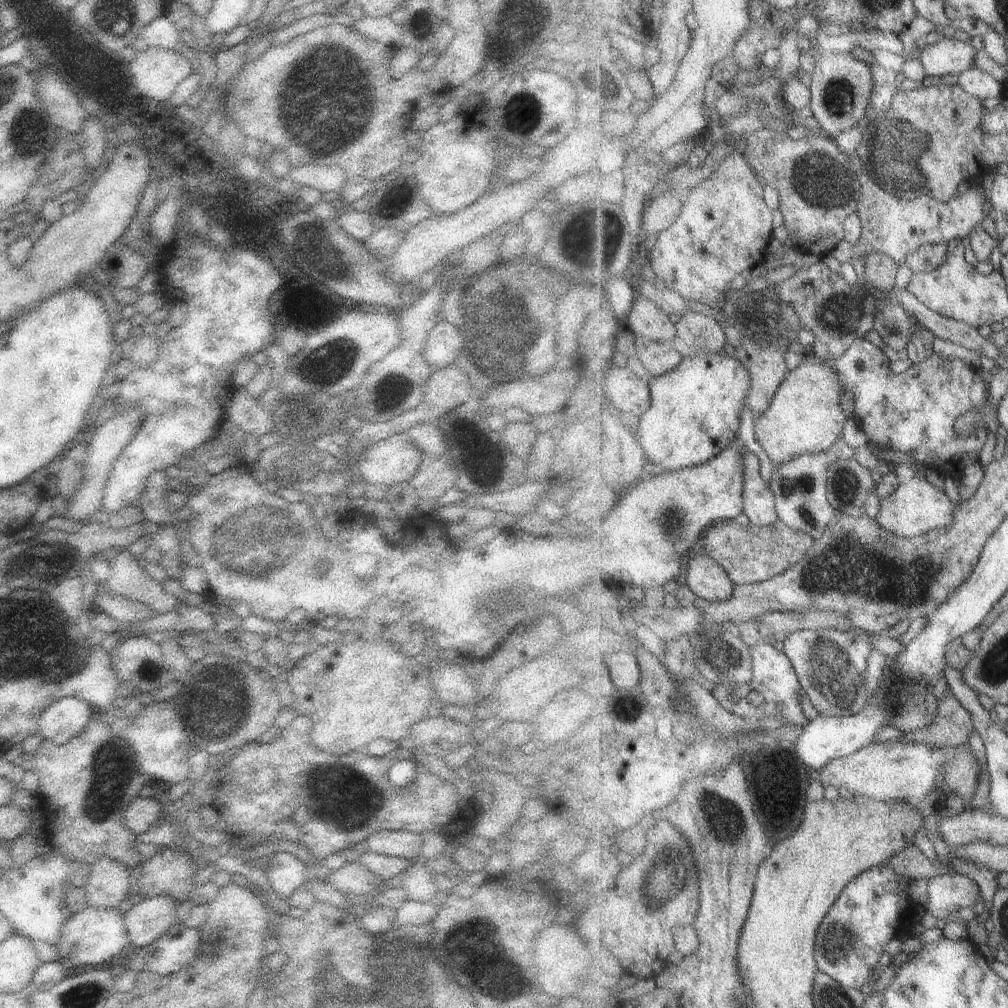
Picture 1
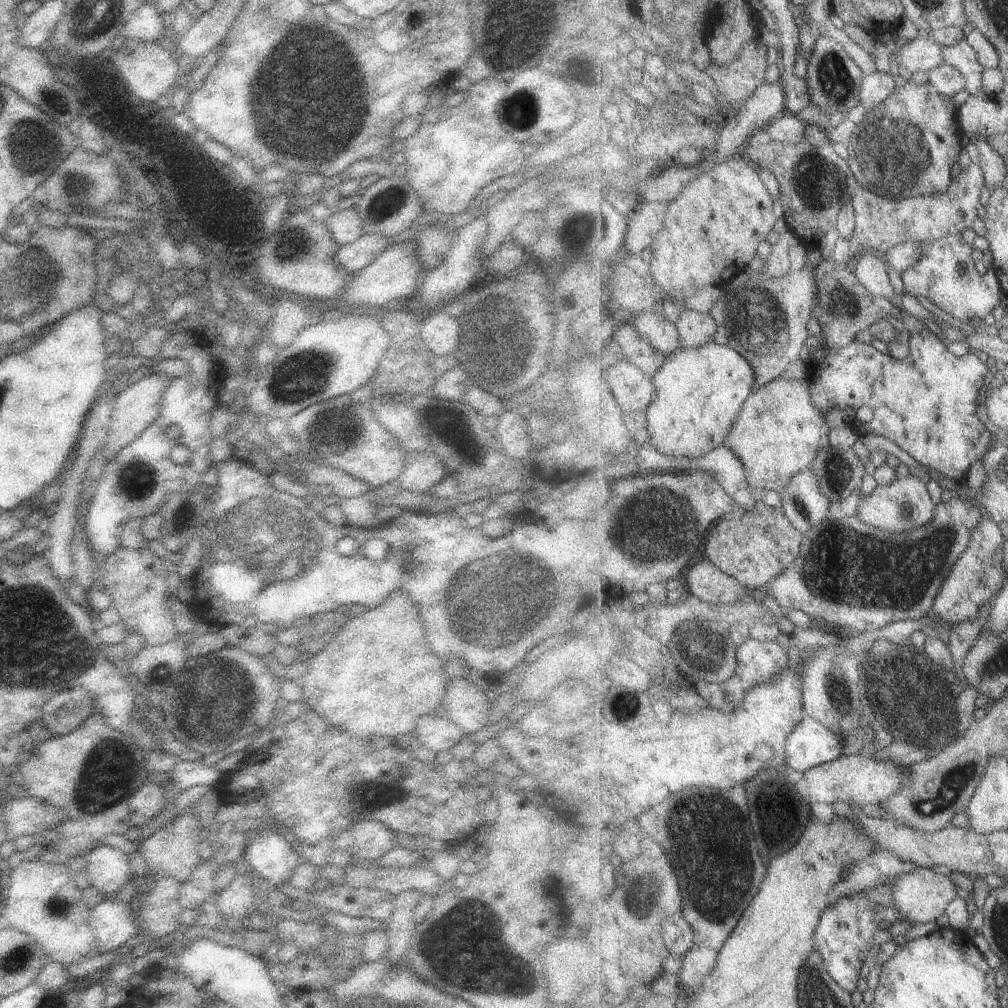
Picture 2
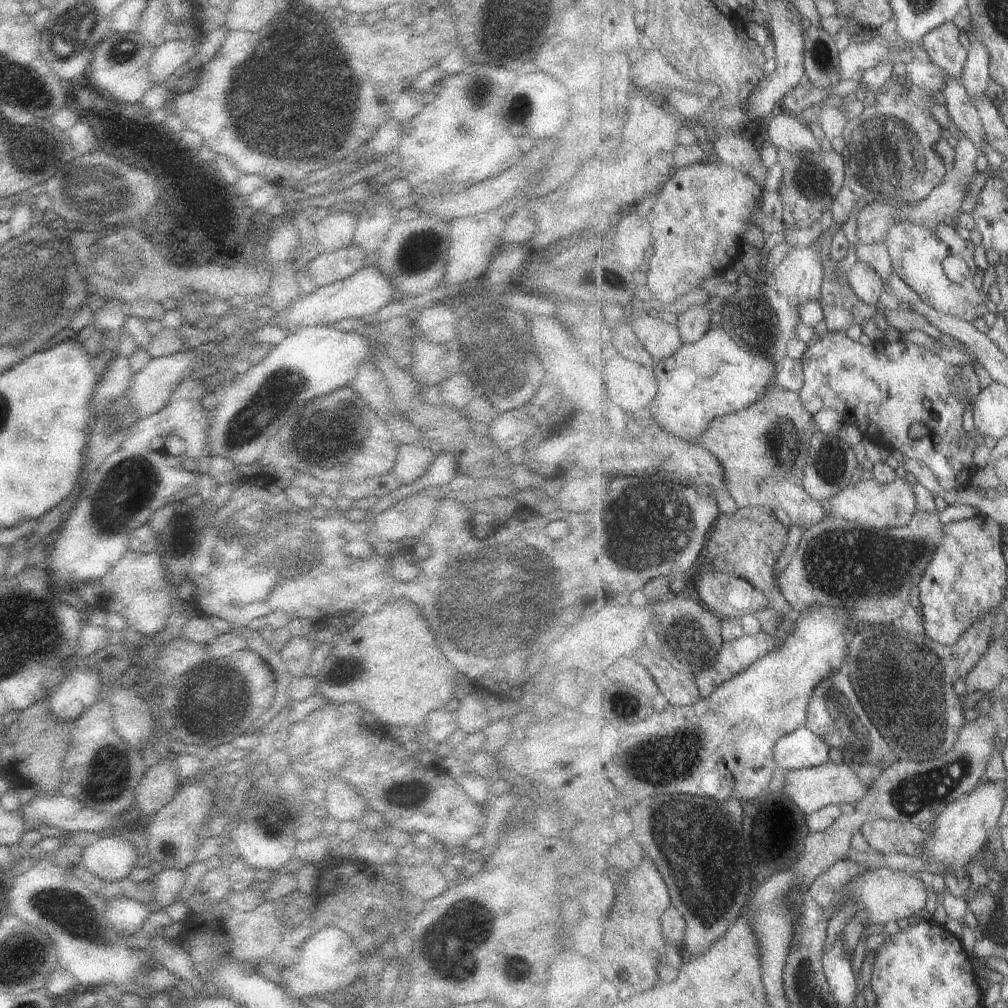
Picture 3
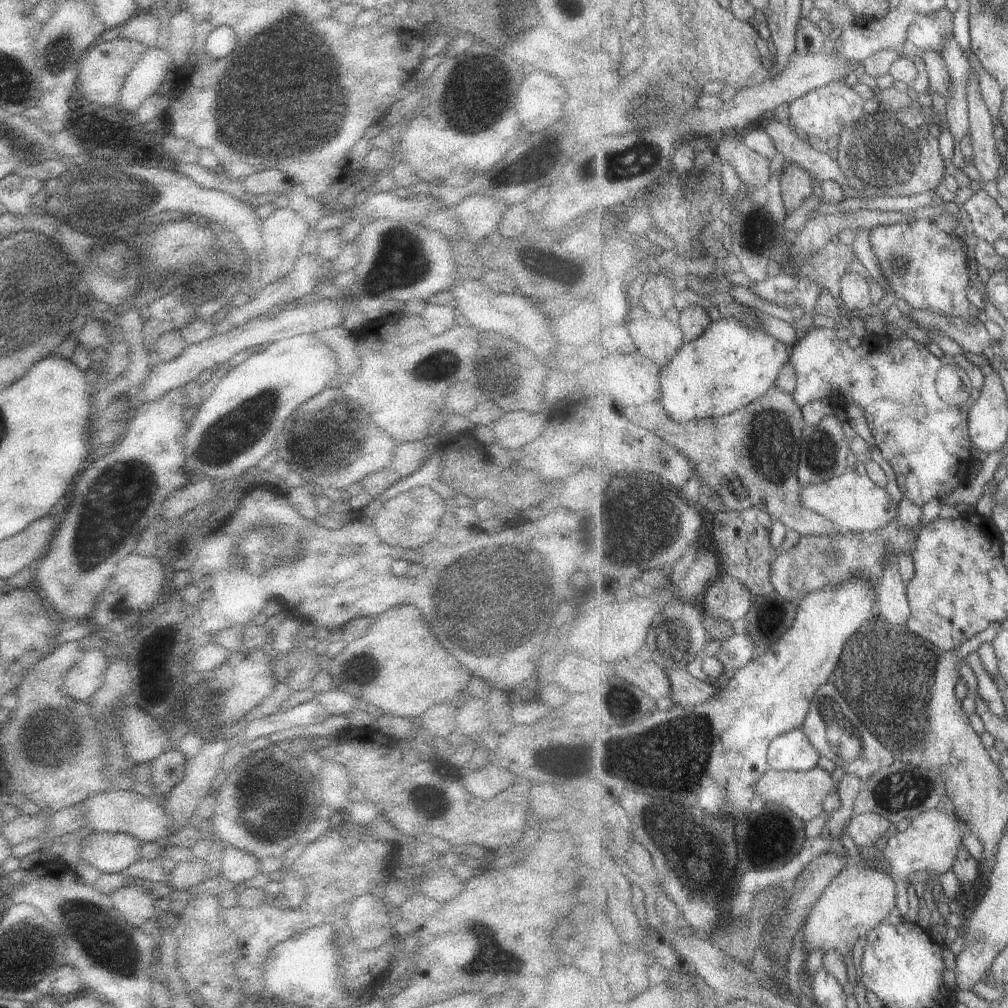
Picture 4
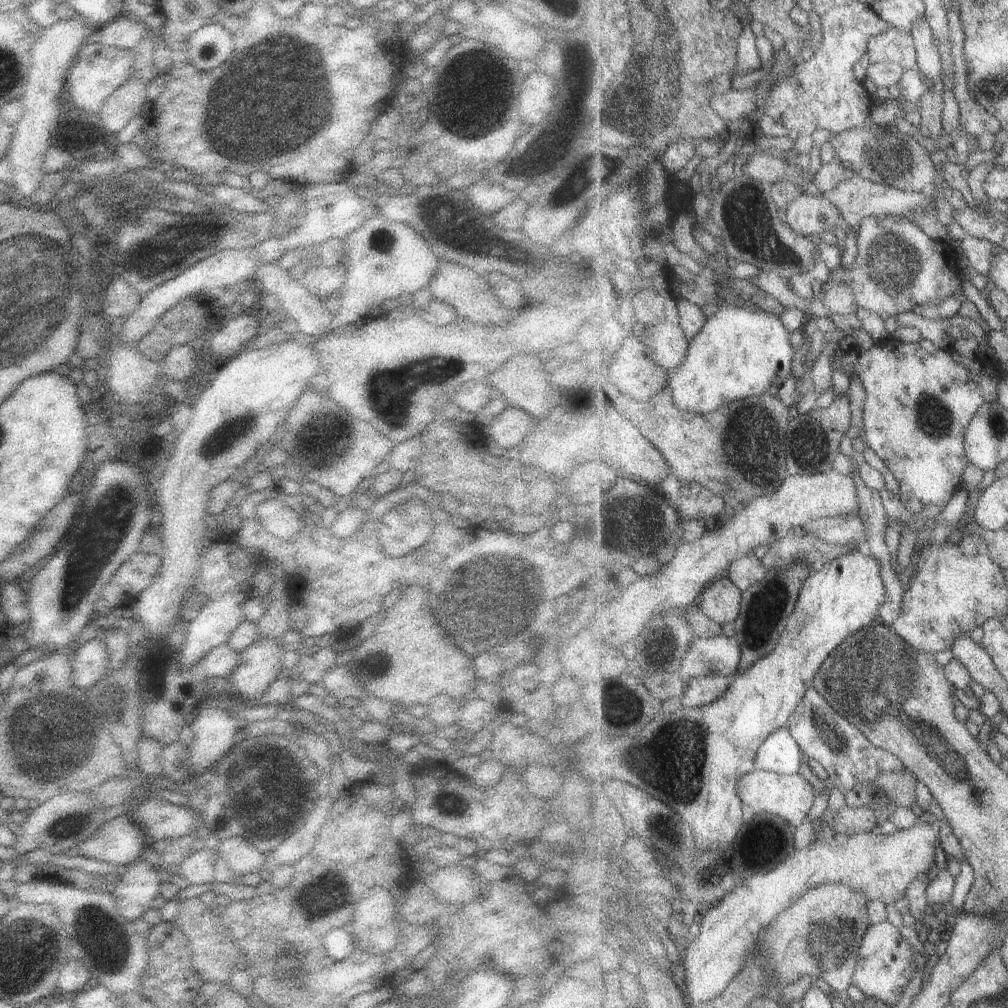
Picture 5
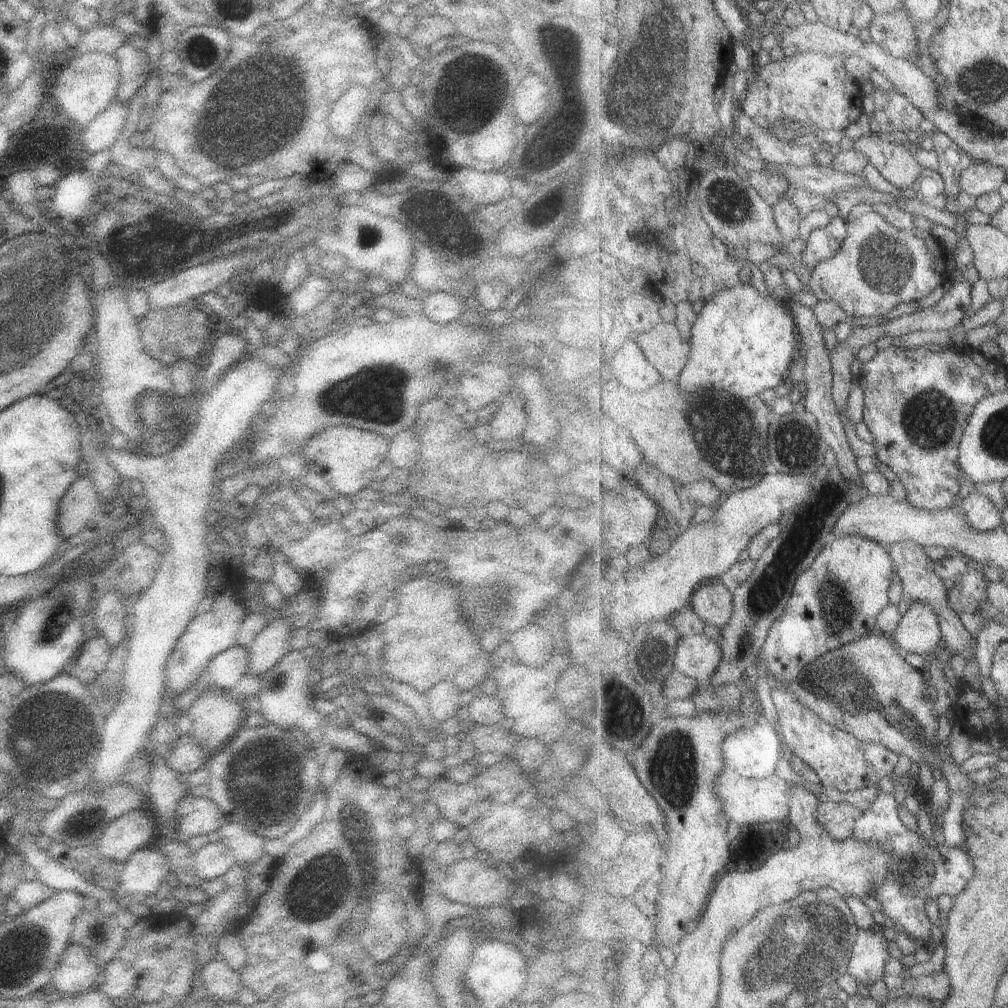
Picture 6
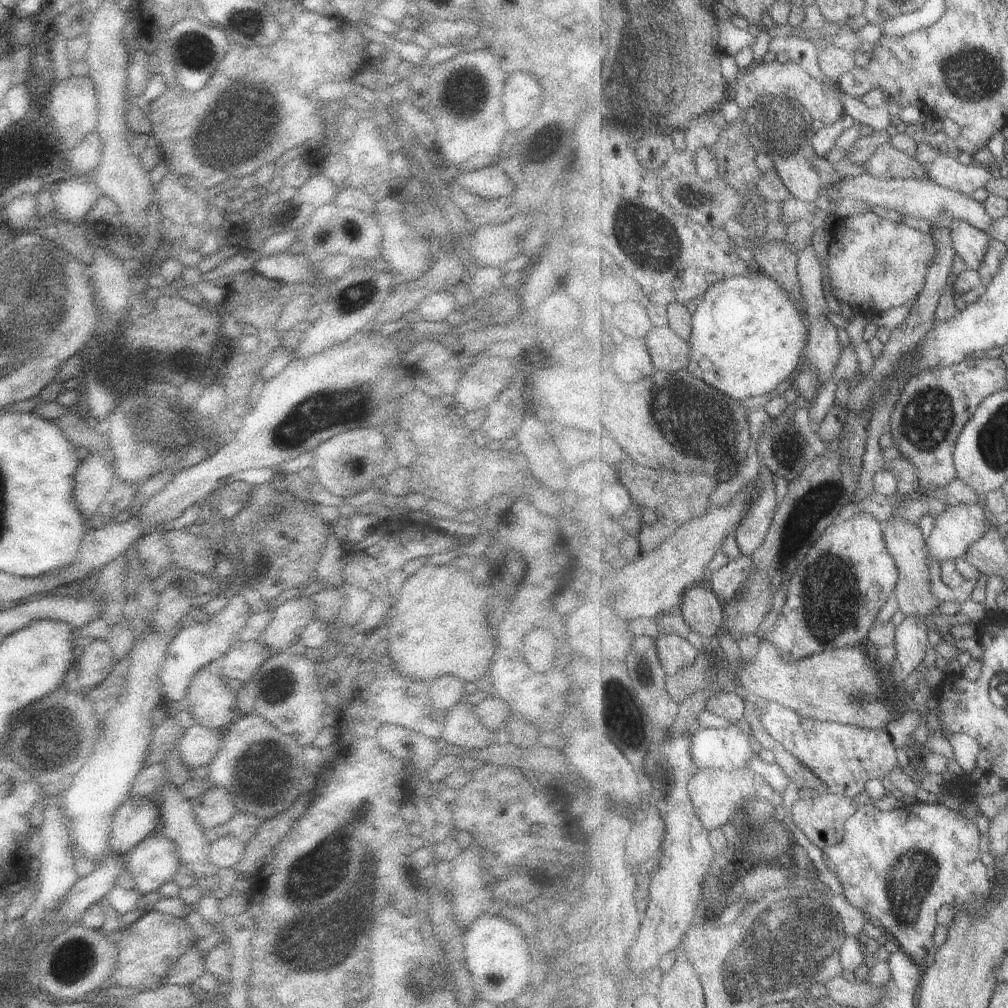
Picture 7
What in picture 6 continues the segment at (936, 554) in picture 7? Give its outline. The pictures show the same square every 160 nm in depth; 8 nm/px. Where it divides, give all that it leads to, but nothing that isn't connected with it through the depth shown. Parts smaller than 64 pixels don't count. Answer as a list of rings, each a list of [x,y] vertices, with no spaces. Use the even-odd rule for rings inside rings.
[[[974,492],[962,500],[966,521],[978,531],[995,530],[1004,524],[1003,513],[991,497]]]

